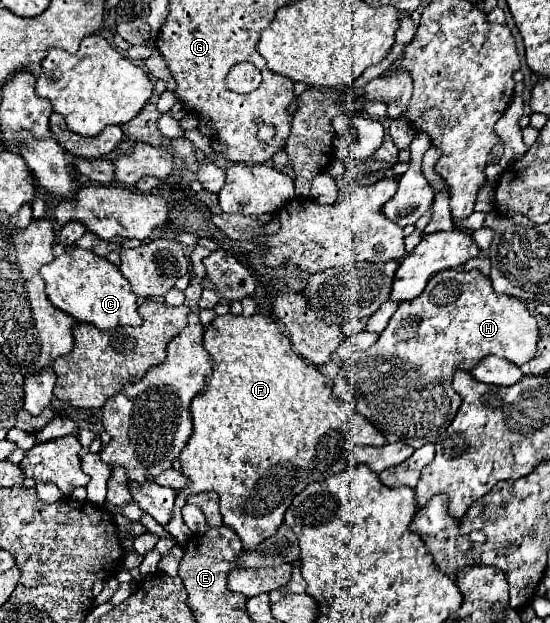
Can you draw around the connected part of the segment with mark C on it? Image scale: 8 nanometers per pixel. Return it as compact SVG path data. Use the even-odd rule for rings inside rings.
M80 247L66 249L52 263L40 267L40 277L46 283L46 295L54 307L74 317L78 323L92 323L94 327L108 331L118 325L140 325L140 315L136 311L136 295L130 283L124 279L120 269L98 257L96 253Z

